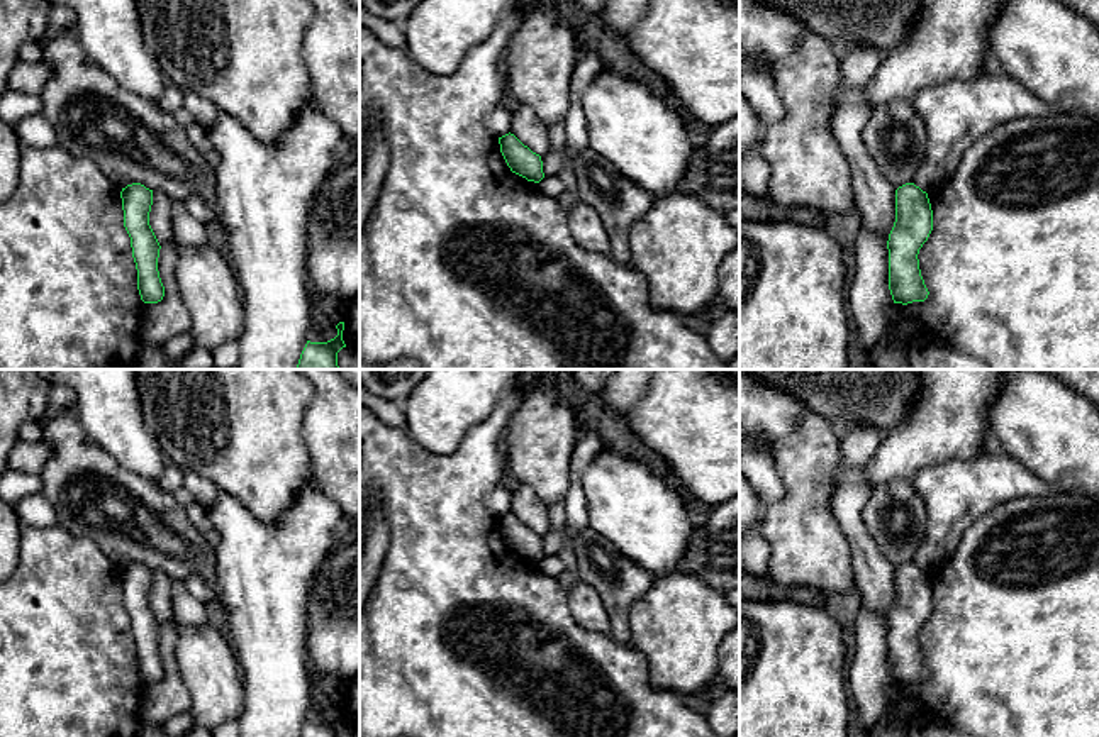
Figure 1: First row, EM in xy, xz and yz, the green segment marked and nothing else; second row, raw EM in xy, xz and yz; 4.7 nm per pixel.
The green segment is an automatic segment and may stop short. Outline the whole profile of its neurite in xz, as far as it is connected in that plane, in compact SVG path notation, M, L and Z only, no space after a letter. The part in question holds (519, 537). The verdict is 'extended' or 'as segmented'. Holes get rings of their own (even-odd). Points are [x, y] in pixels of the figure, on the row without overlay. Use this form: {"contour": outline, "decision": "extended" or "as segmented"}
{"contour": "M509 512L499 517L499 524L512 552L534 562L544 557L541 535L524 525L514 513Z", "decision": "as segmented"}

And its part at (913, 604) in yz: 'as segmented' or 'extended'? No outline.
as segmented

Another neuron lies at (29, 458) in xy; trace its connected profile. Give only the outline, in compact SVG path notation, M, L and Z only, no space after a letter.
M44 439L36 444L19 441L8 454L8 469L41 474L47 457L49 447Z

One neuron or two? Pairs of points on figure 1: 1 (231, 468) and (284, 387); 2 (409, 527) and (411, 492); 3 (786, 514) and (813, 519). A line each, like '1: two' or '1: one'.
1: one
2: one
3: one

